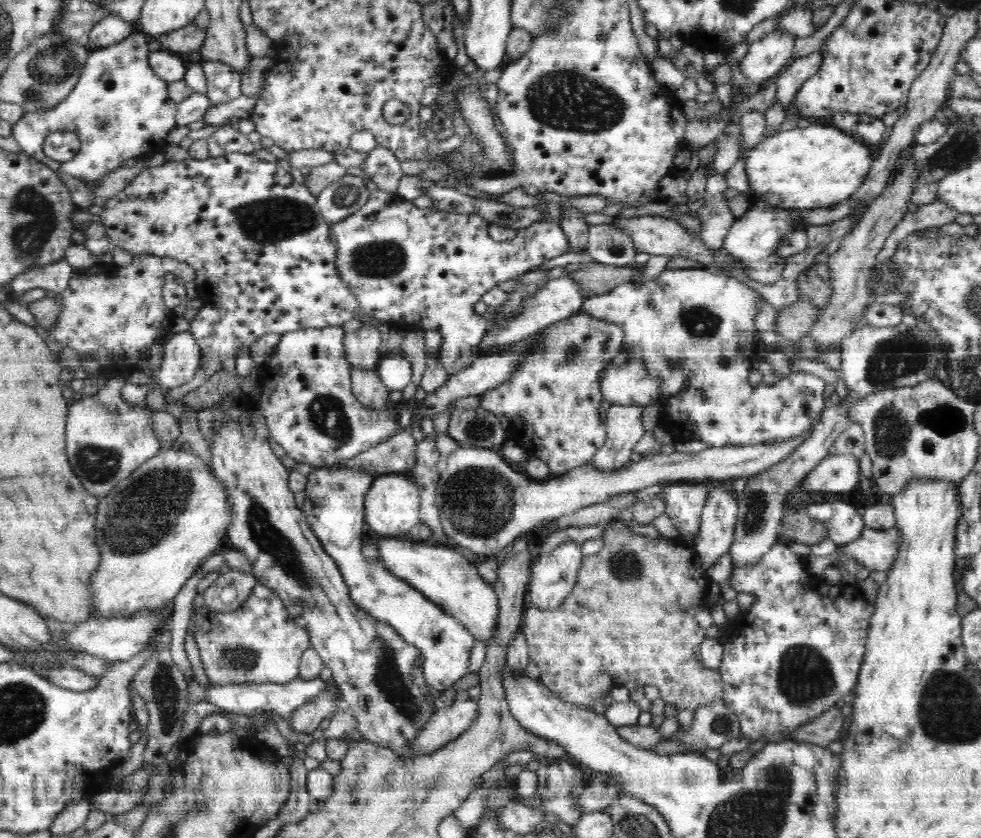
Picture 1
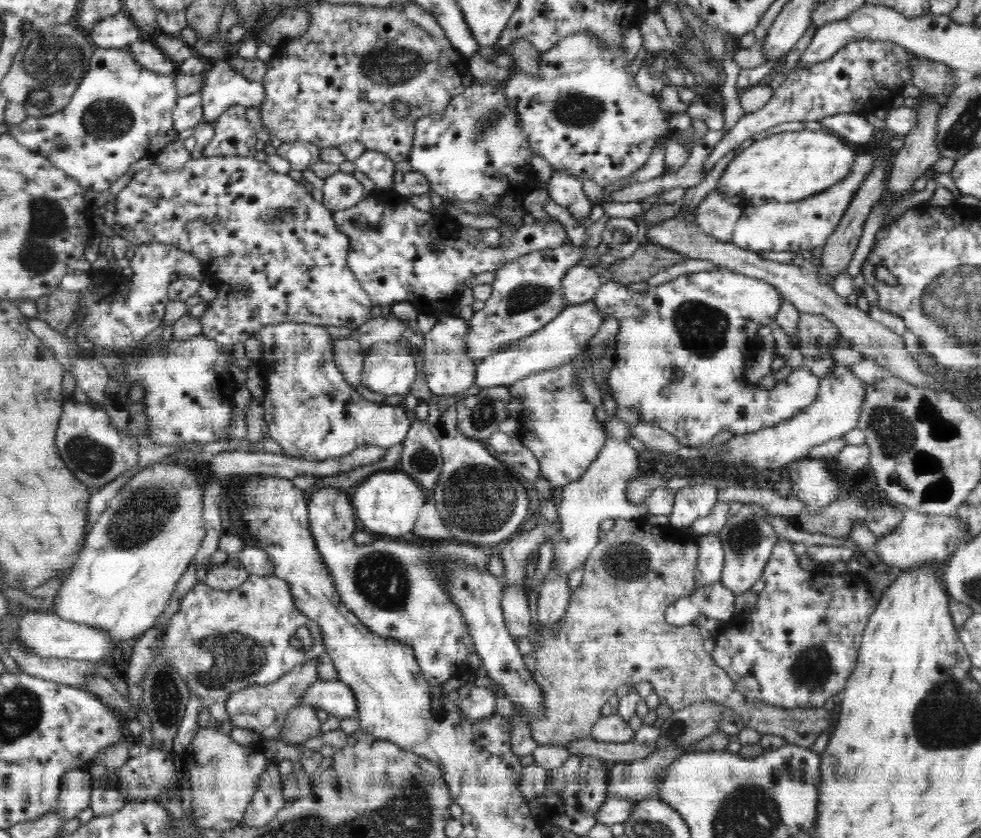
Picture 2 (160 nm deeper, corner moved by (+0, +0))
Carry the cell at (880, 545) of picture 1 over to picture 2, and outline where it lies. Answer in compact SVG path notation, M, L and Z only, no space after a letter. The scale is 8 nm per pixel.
M905 509L904 518L900 524L892 530L890 535L878 538L874 552L894 572L900 569L910 569L910 566L918 566L926 560L946 560L948 556L955 554L956 550L964 543L964 524L954 515L930 516L917 513L912 509Z

